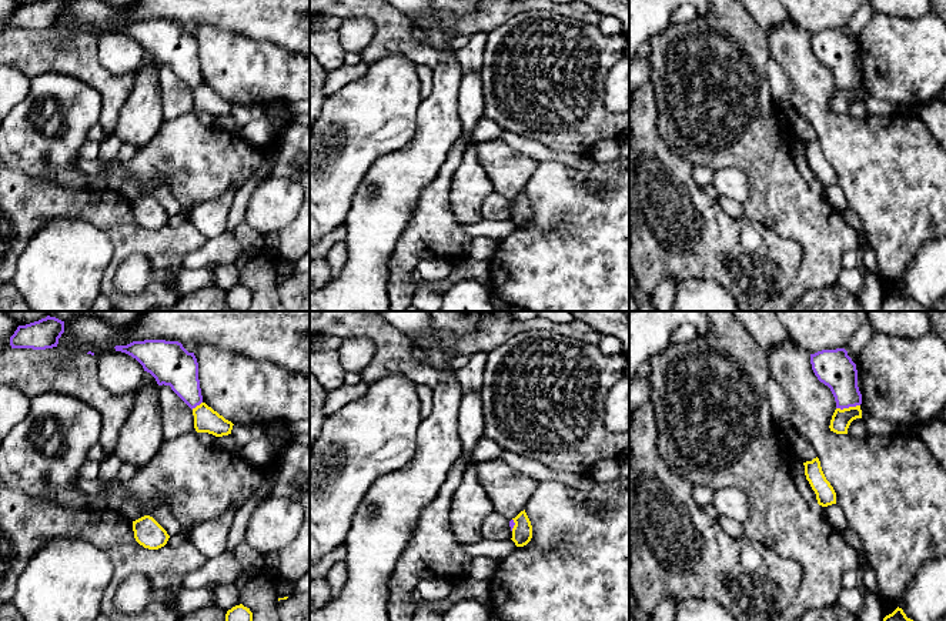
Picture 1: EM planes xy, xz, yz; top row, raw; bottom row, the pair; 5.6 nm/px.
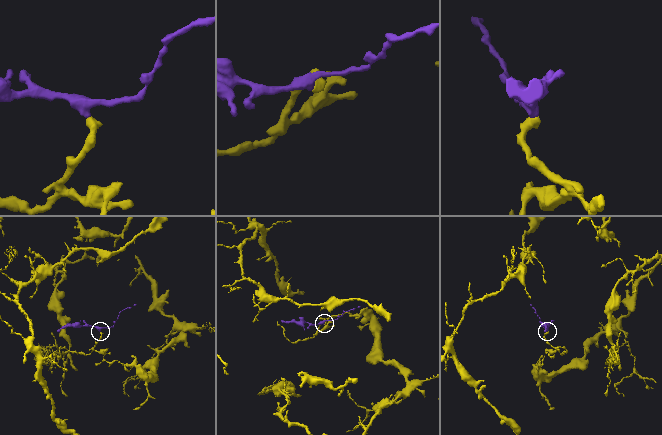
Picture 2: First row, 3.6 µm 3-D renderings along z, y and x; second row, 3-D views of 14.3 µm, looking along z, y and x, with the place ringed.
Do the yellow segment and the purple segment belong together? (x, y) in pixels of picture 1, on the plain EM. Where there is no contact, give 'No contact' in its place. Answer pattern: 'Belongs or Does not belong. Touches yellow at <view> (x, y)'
Does not belong. Touches yellow at yz (849, 87)

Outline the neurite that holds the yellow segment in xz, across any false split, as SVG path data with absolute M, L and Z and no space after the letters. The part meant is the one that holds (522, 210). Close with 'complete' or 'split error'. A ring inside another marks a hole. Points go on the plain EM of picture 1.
M521 191L515 198L512 198L515 206L512 208L512 221L517 227L527 226L532 218L532 206L531 201L524 191Z; complete

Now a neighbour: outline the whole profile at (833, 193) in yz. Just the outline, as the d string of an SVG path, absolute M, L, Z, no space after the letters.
M832 184L823 188L828 200L839 213L848 208L846 197L838 184Z

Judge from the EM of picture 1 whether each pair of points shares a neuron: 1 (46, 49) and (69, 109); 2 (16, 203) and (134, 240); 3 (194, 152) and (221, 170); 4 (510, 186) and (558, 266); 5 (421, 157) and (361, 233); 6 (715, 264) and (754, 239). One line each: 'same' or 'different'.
1: different
2: same
3: same
4: different
5: same
6: same

